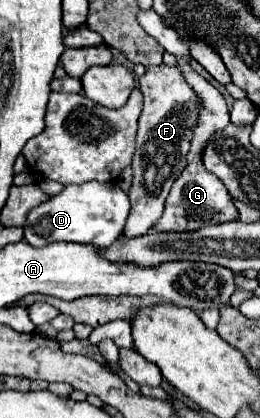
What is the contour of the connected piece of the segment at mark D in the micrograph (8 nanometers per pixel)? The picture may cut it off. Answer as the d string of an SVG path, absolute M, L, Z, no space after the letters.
M91 181L83 185L67 185L63 193L31 209L23 225L25 241L35 247L43 247L55 241L107 247L121 237L127 215L129 215L129 197L115 181L111 183Z

